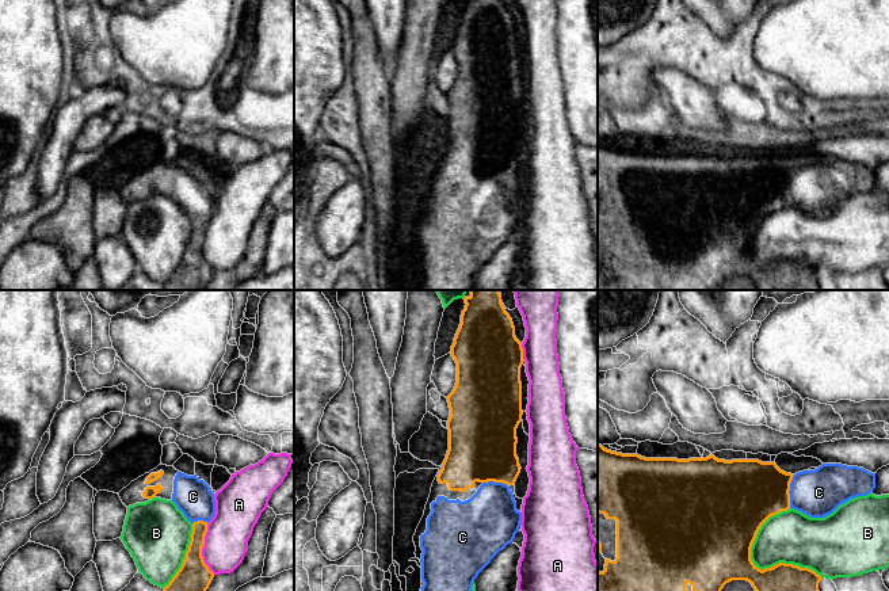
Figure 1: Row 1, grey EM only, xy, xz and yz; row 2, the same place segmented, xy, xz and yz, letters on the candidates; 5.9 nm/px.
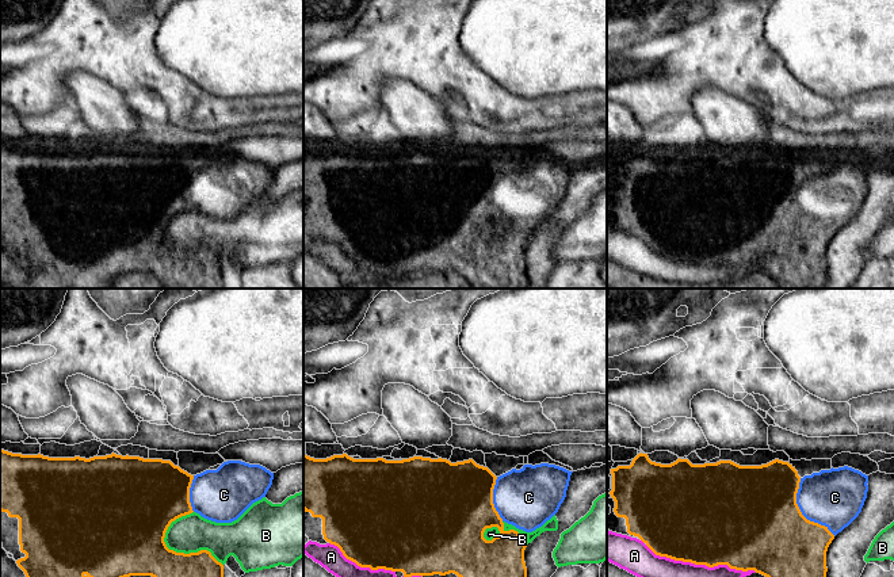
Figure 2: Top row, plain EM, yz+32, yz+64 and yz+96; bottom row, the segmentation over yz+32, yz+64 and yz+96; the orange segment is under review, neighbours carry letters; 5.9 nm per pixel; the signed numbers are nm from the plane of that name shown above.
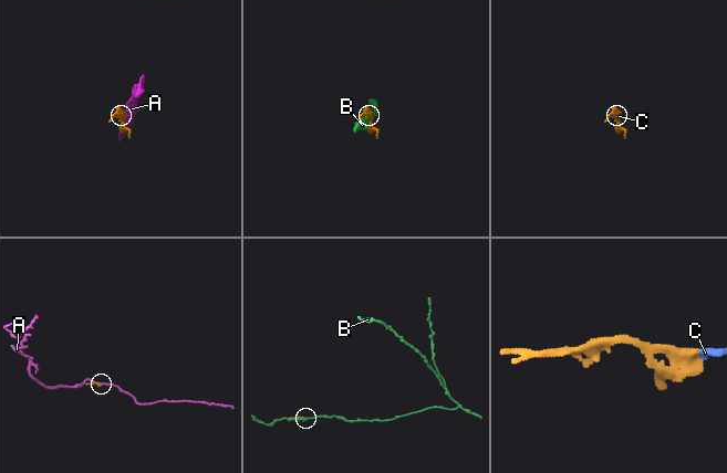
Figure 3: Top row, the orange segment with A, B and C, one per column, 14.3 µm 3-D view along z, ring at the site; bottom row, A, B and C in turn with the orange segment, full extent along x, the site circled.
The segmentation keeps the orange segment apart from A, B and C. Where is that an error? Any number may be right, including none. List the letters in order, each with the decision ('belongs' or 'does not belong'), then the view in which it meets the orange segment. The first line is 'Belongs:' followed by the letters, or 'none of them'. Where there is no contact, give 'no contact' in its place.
Belongs: C
A: does not belong; contact in xy
B: does not belong; contact in yz
C: belongs; contact in yz

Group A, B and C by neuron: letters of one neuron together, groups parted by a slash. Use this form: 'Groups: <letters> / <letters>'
Groups: A / B / C

